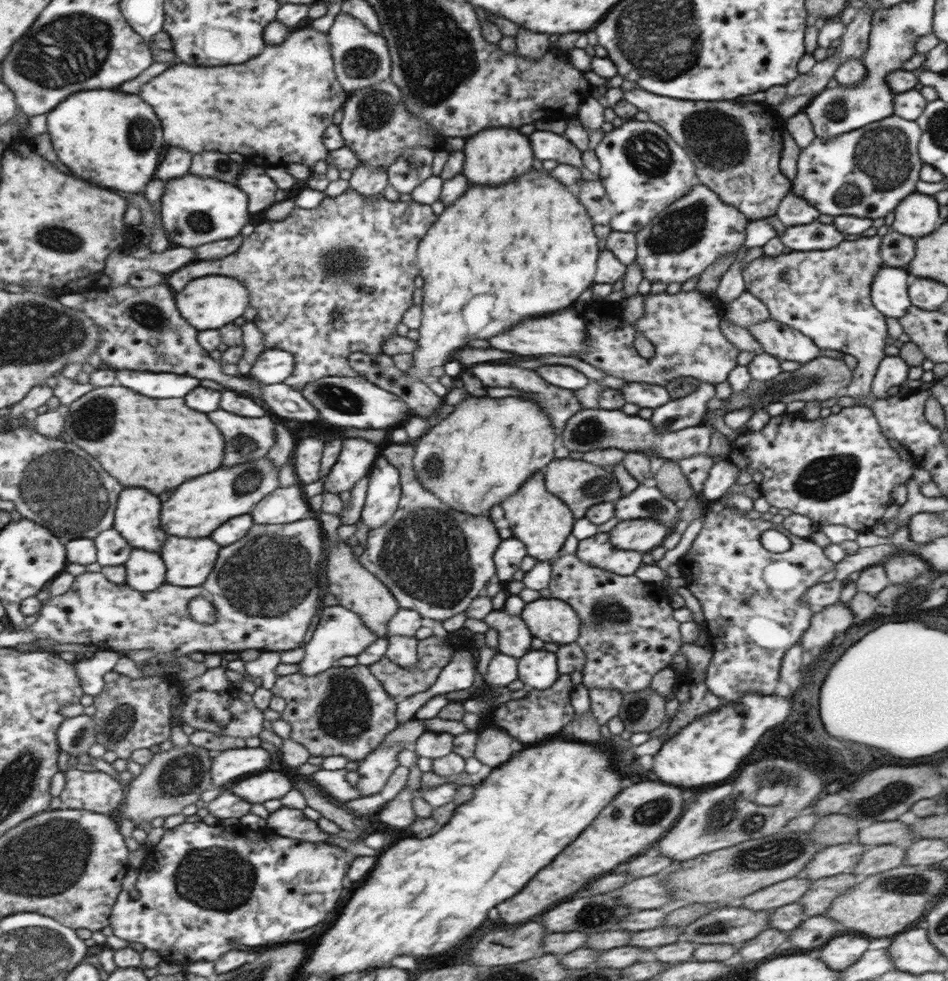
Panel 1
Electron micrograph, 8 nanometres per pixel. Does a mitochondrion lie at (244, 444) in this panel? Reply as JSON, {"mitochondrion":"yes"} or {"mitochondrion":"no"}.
{"mitochondrion":"yes"}

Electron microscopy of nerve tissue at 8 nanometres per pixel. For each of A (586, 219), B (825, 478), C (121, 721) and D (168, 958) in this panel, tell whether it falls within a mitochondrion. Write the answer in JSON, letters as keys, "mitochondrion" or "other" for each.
{"A":"other","B":"mitochondrion","C":"mitochondrion","D":"other"}

